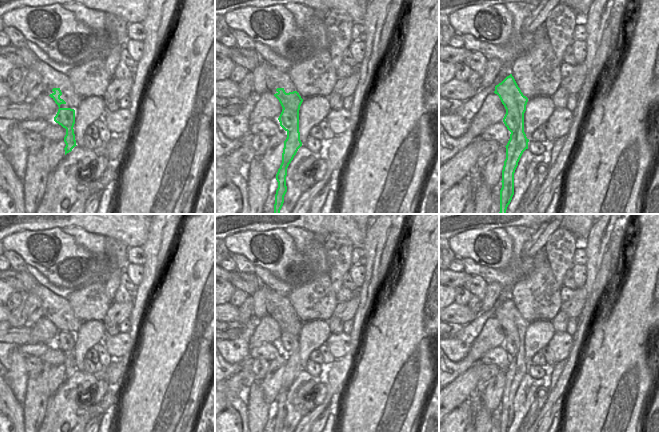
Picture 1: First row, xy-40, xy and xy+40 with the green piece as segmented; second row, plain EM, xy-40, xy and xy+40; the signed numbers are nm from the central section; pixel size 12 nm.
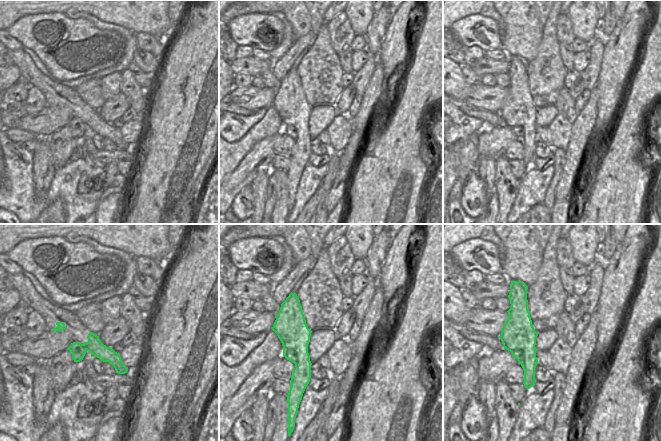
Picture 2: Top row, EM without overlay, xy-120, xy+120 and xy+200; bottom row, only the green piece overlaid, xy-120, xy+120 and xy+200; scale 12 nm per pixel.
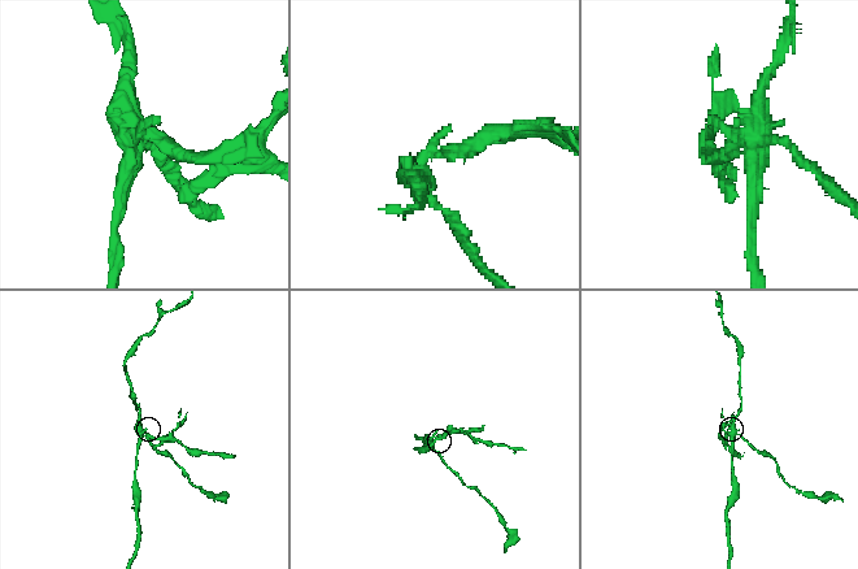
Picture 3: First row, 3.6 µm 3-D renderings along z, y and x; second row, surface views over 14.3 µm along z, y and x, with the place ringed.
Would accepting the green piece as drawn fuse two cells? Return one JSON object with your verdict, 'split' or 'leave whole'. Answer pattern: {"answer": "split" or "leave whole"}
{"answer": "split"}

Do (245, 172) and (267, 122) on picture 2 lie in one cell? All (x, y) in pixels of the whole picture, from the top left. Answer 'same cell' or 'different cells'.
different cells

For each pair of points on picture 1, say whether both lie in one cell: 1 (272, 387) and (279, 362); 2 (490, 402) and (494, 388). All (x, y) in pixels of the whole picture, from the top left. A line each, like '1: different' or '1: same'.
1: same
2: same

